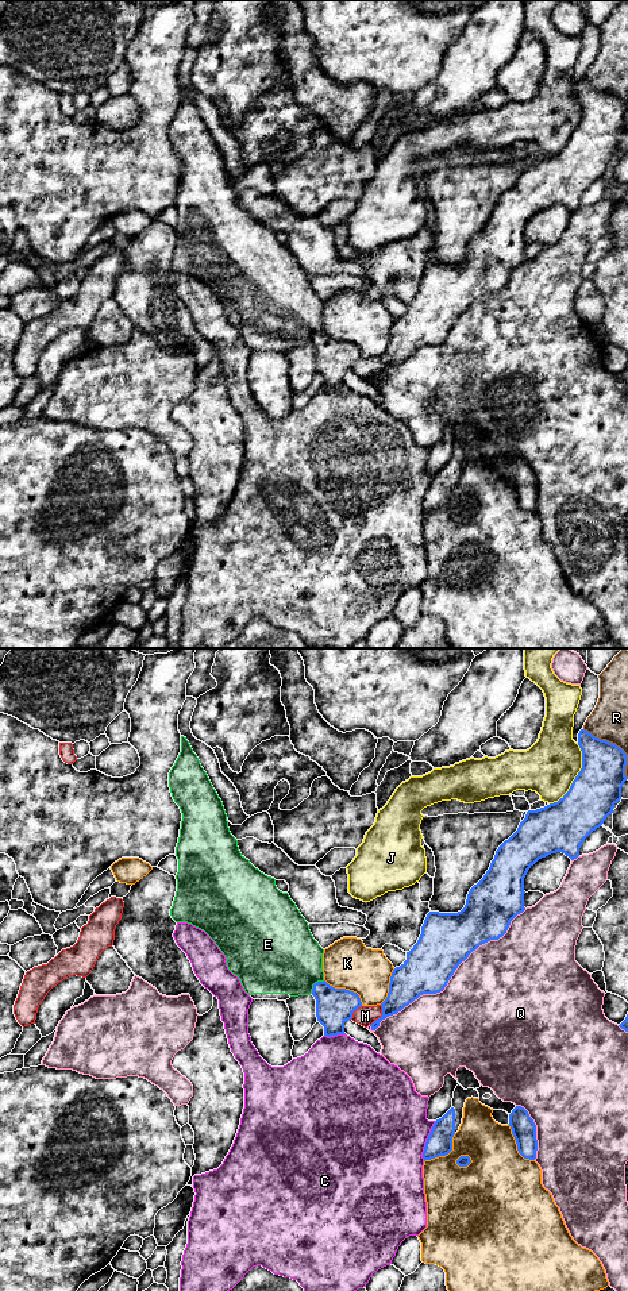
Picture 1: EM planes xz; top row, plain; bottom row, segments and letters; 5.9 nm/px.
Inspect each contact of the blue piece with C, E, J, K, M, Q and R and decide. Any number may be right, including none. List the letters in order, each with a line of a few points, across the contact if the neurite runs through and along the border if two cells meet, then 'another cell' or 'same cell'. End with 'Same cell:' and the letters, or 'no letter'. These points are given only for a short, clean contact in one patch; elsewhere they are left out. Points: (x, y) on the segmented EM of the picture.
C: another cell
E: same cell
J: another cell
K: another cell
M: another cell
Q: another cell
R: another cell
Same cell: E

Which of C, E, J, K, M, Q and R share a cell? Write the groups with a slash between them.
C / E / J / K / M / Q / R

